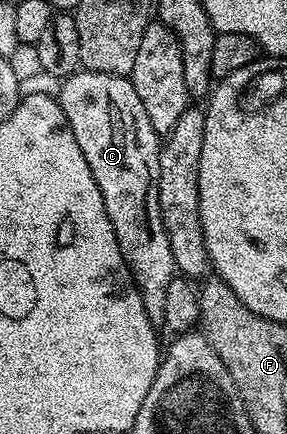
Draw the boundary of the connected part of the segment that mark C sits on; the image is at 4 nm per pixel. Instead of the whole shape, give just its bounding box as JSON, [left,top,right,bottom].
[57,69,177,323]

